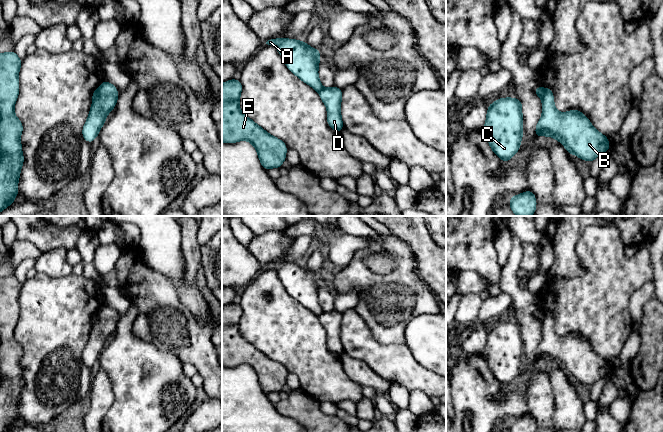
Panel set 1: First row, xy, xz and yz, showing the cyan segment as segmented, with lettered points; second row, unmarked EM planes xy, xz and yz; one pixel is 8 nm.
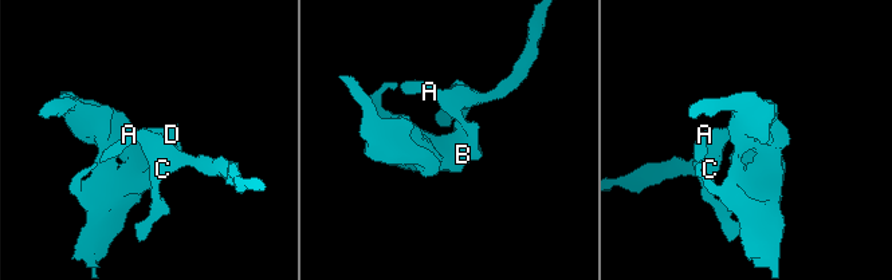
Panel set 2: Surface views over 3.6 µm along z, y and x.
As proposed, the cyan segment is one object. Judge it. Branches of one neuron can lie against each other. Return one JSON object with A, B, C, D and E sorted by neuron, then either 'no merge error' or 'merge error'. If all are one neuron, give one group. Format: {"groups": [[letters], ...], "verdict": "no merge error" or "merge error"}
{"groups": [["A", "C"], ["B", "D", "E"]], "verdict": "merge error"}

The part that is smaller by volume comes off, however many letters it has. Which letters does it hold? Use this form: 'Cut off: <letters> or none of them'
Cut off: A, C

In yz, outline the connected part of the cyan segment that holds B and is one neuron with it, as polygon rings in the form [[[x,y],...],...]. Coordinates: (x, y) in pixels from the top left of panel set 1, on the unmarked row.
[[[544,312],[542,340],[535,352],[536,361],[548,360],[563,368],[566,375],[592,386],[610,373],[608,362],[597,355],[579,334],[560,337],[554,329],[554,318]]]

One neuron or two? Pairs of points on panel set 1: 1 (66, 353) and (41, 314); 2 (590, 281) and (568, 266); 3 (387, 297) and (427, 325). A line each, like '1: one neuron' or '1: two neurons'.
1: one neuron
2: two neurons
3: two neurons

